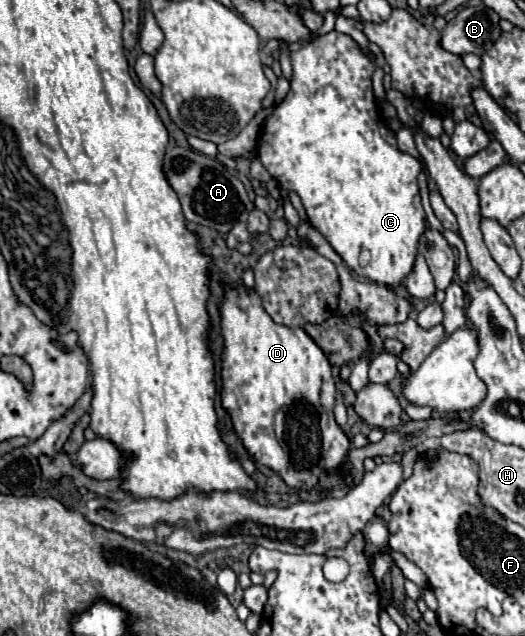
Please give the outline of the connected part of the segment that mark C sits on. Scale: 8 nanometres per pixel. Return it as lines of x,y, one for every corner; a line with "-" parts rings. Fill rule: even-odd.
338,32
318,36
318,40
292,52
290,58
290,92
266,120
266,138
258,142
258,158
280,188
298,192
310,224
330,242
348,270
376,284
396,288
414,270
418,240
426,228
416,184
422,166
416,158
400,152
394,132
382,120
376,120
378,108
372,92
374,64
350,36
-
362,252
370,254
366,264
360,260

